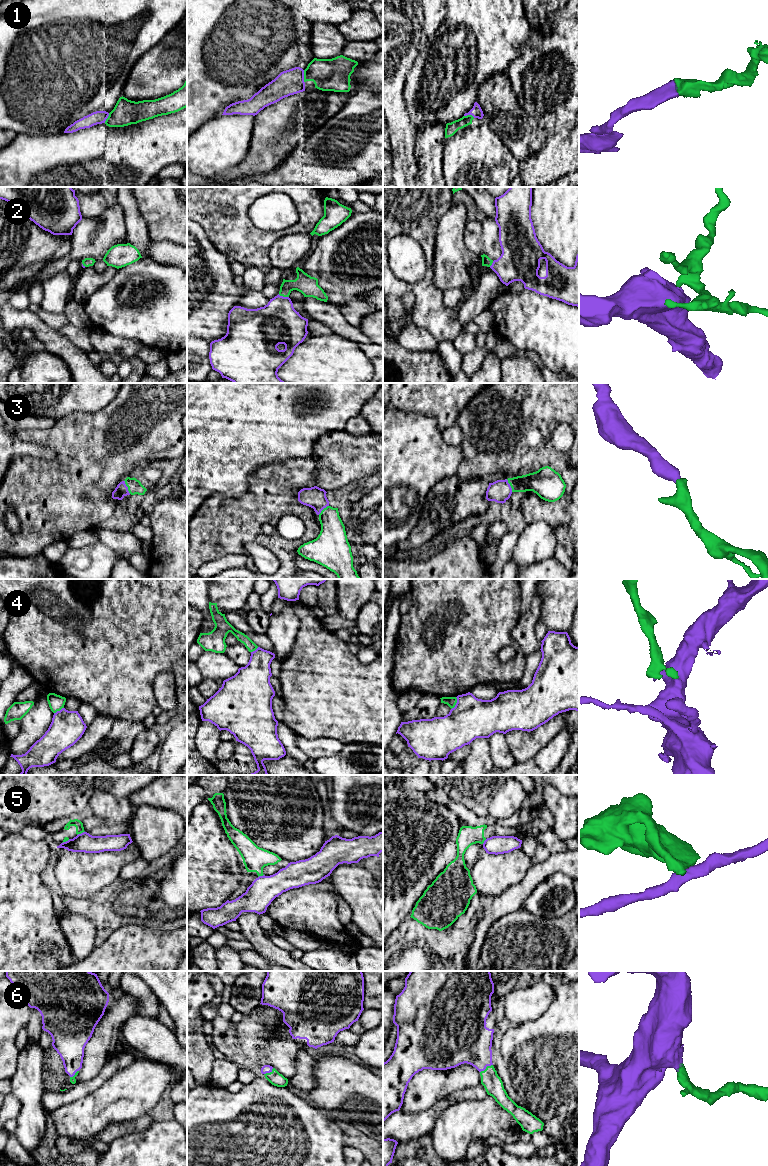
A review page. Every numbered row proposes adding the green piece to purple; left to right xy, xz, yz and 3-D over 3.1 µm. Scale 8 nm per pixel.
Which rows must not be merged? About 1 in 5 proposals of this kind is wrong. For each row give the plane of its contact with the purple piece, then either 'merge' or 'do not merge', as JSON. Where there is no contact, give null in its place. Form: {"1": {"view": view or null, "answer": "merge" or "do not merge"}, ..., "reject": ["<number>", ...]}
{"1": {"view": "xz", "answer": "merge"}, "2": {"view": "xz", "answer": "merge"}, "3": {"view": "xy", "answer": "merge"}, "4": {"view": "yz", "answer": "do not merge"}, "5": {"view": "xy", "answer": "do not merge"}, "6": {"view": "yz", "answer": "merge"}, "reject": ["4", "5"]}

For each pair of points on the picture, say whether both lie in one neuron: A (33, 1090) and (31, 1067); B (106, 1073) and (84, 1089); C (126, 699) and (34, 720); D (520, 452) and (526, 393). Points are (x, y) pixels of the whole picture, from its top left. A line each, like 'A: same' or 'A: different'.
A: same
B: same
C: different
D: same

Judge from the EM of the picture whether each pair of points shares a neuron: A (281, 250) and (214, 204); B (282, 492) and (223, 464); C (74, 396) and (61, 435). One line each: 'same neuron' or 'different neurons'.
A: different neurons
B: different neurons
C: different neurons

